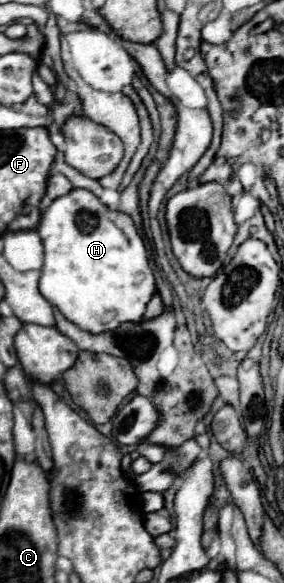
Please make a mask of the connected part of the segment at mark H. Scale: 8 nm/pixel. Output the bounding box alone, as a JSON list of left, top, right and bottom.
[37,188,155,334]

